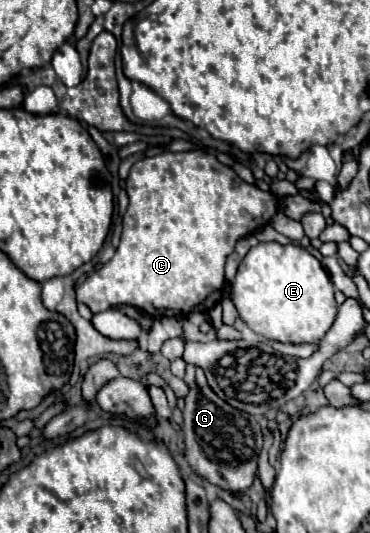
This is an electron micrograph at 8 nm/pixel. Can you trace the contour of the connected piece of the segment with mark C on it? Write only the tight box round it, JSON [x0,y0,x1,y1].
[76,150,276,318]

